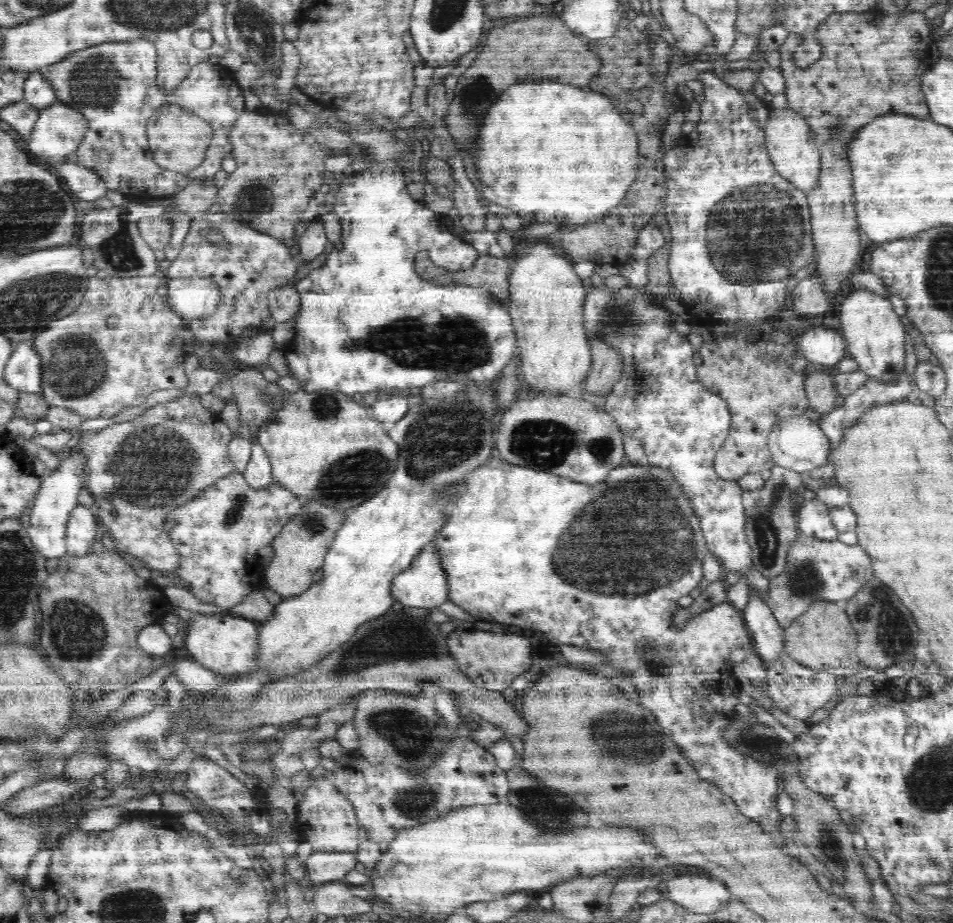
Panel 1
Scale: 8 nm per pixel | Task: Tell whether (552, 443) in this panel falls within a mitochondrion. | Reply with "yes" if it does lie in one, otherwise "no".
yes

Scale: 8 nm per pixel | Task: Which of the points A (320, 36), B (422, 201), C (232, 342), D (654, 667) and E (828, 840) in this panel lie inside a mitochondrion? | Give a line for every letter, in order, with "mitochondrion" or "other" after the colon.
A: other
B: other
C: other
D: other
E: mitochondrion

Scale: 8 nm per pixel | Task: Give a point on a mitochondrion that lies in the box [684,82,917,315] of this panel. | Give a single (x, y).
(749, 239)

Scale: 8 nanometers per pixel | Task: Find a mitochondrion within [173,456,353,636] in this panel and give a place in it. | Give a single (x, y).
(238, 507)

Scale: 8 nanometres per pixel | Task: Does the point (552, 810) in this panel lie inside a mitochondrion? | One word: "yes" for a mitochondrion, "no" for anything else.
yes

